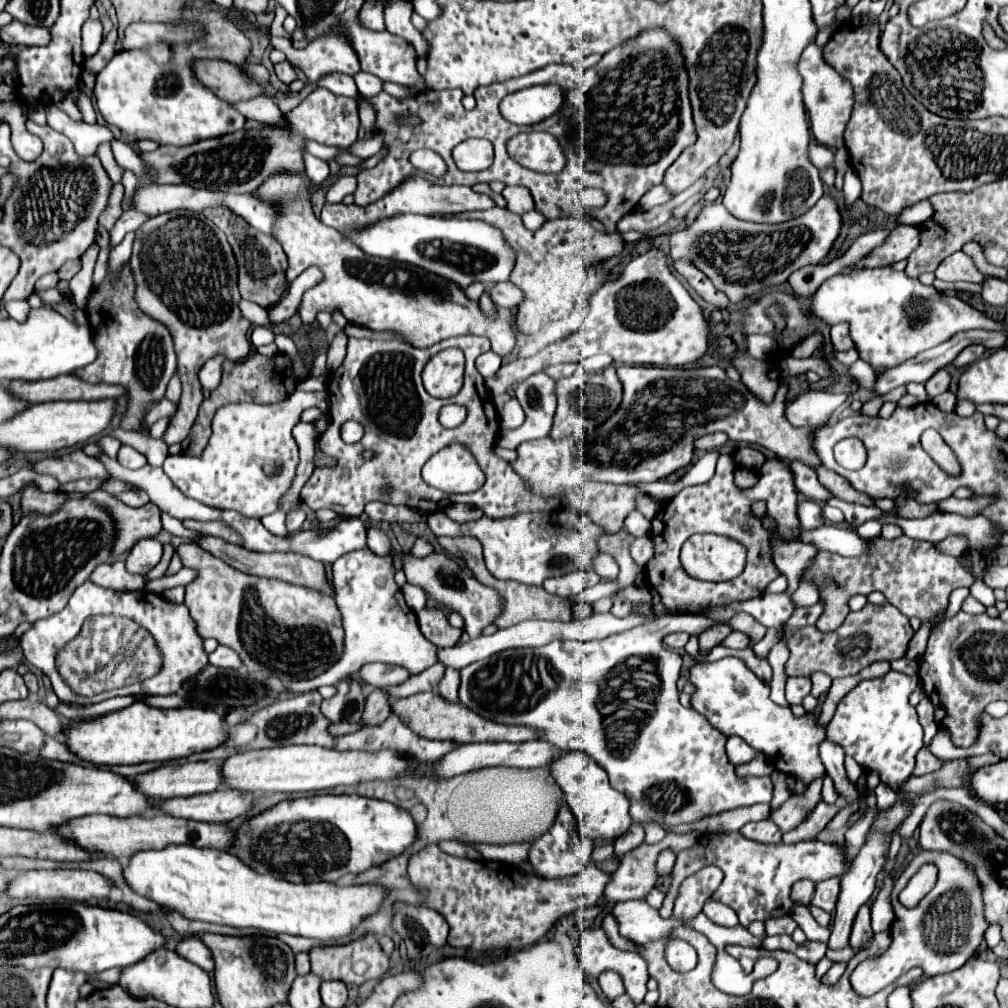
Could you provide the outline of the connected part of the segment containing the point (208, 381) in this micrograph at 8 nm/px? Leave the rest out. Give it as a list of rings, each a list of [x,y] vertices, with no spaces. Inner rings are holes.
[[[218,356],[218,358],[212,358],[212,360],[208,360],[208,362],[204,364],[204,368],[202,368],[200,374],[198,374],[202,388],[206,388],[206,390],[214,390],[214,388],[220,384],[222,360],[224,360],[224,358]]]

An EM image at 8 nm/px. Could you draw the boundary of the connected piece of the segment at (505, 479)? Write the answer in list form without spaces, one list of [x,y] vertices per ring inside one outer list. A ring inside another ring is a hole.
[[[458,336],[458,338],[450,338],[450,340],[440,340],[438,344],[430,346],[430,348],[414,348],[410,344],[402,344],[402,342],[380,342],[380,340],[350,340],[348,342],[348,352],[346,352],[346,358],[344,362],[328,374],[328,396],[330,396],[330,412],[328,412],[328,418],[330,418],[330,424],[326,428],[326,432],[320,436],[318,440],[318,448],[322,454],[330,456],[336,460],[336,464],[330,468],[330,466],[318,466],[314,470],[314,474],[310,476],[310,480],[306,482],[306,486],[302,488],[302,502],[308,504],[312,510],[320,510],[320,508],[330,508],[334,510],[336,514],[340,516],[346,516],[346,518],[356,518],[362,514],[364,506],[372,500],[380,500],[380,502],[390,503],[393,505],[410,506],[410,508],[416,508],[418,500],[426,500],[426,502],[432,502],[436,508],[438,504],[452,504],[456,498],[442,492],[442,490],[434,490],[432,486],[428,486],[422,476],[420,476],[420,470],[422,466],[428,462],[430,456],[434,456],[436,452],[440,452],[442,448],[450,446],[450,444],[462,444],[466,446],[472,456],[476,458],[476,462],[480,464],[482,472],[486,474],[486,484],[476,490],[476,492],[470,492],[470,494],[458,494],[458,502],[466,502],[466,504],[474,504],[478,508],[484,510],[484,514],[488,518],[508,518],[508,516],[514,516],[518,512],[552,512],[552,510],[558,510],[562,506],[562,500],[556,500],[556,498],[542,498],[542,496],[532,496],[524,482],[520,480],[520,476],[514,472],[514,468],[498,458],[492,448],[496,444],[496,434],[498,434],[498,422],[496,418],[492,420],[492,424],[488,424],[488,416],[486,416],[486,410],[484,410],[484,396],[486,396],[486,388],[484,388],[484,380],[480,376],[480,372],[476,370],[474,366],[474,360],[484,354],[486,350],[490,350],[490,340],[482,338],[482,336]],[[450,346],[456,346],[456,348],[462,348],[464,356],[466,356],[466,372],[464,372],[464,386],[462,390],[454,396],[454,398],[448,398],[448,400],[440,400],[440,398],[432,398],[426,394],[424,386],[422,386],[422,368],[426,364],[426,360],[430,356],[434,356],[436,352],[444,350],[444,348],[450,348]],[[446,404],[460,404],[460,406],[466,406],[470,410],[470,418],[464,420],[464,424],[460,428],[444,428],[440,422],[438,422],[438,414],[440,414],[440,408],[446,406]],[[346,420],[356,420],[364,426],[364,438],[358,442],[358,444],[346,444],[340,440],[340,426],[346,422]],[[360,450],[374,450],[376,452],[376,458],[372,462],[366,462],[362,456],[360,456]],[[384,486],[392,486],[392,492],[382,492]]]

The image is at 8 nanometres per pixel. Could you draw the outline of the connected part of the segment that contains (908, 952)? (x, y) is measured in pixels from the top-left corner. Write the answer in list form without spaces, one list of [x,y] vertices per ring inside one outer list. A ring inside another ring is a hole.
[[[924,850],[922,854],[918,854],[894,882],[890,896],[896,914],[892,924],[890,948],[884,954],[876,956],[874,962],[860,962],[856,970],[850,974],[850,984],[854,986],[854,992],[860,996],[876,994],[878,990],[892,984],[898,976],[902,976],[914,966],[924,968],[926,976],[938,976],[960,968],[970,956],[976,954],[988,928],[982,916],[982,892],[978,878],[974,876],[972,868],[966,866],[966,862],[946,852]],[[924,864],[934,864],[938,868],[936,886],[920,900],[916,908],[908,910],[898,902],[898,894]]]

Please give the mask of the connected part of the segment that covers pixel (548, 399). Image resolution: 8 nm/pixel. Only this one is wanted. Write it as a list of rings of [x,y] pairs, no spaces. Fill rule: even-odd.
[[[536,372],[516,386],[514,396],[520,402],[526,420],[516,430],[502,430],[498,436],[498,446],[514,450],[526,440],[544,438],[550,434],[552,418],[556,412],[554,384],[556,382],[548,374]]]

